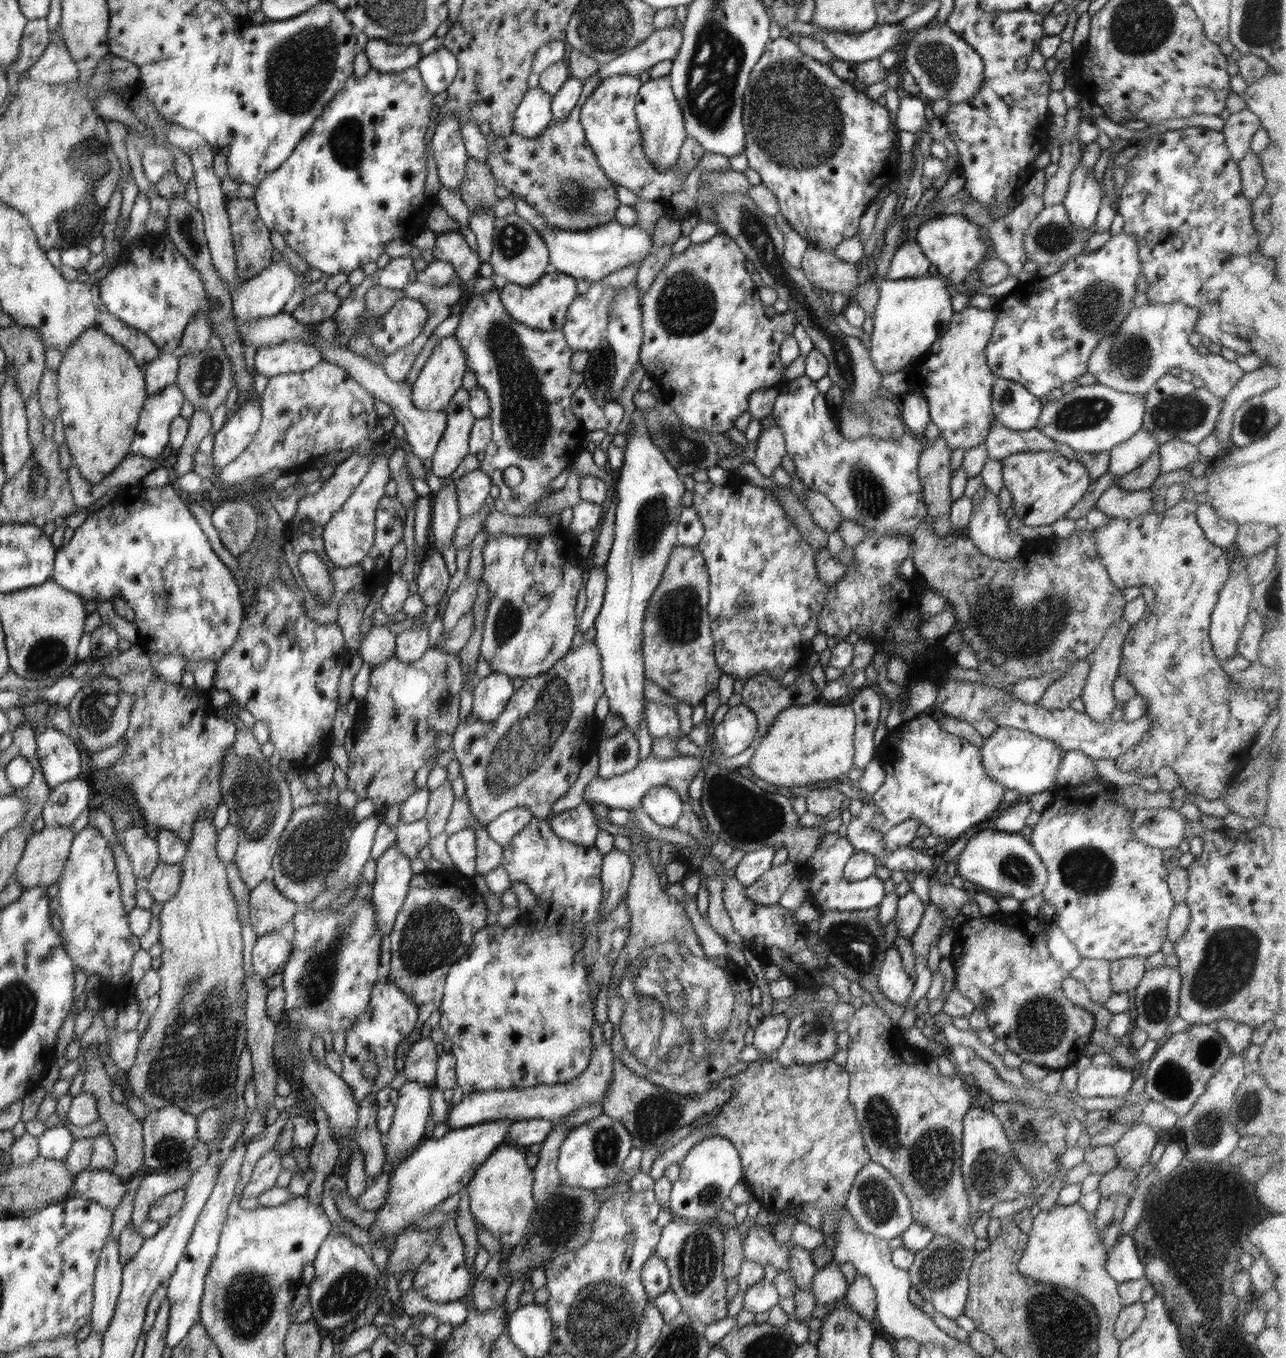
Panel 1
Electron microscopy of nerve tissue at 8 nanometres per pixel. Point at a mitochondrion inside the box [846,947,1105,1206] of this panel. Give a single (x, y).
(931, 1156)

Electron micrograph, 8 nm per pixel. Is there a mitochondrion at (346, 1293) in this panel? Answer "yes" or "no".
yes

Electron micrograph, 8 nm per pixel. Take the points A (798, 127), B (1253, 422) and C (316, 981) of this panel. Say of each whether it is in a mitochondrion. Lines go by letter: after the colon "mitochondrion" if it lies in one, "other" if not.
A: mitochondrion
B: mitochondrion
C: mitochondrion

